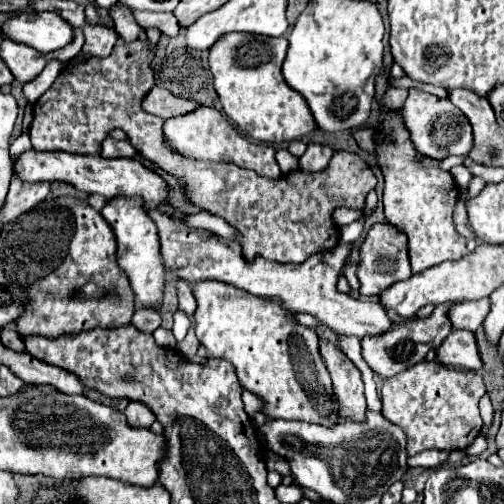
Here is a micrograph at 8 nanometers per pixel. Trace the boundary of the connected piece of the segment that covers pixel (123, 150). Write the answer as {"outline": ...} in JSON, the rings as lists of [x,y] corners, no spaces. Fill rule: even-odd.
{"outline":[[[112,137],[104,139],[104,143],[102,143],[102,157],[106,157],[106,159],[112,159],[112,157],[136,157],[146,167],[148,167],[148,163],[152,163],[152,161],[146,161],[144,157],[140,157],[138,151],[130,145],[128,139],[126,141],[114,141]]]}

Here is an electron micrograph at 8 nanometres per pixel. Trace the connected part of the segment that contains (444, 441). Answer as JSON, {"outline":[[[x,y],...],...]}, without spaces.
{"outline":[[[422,361],[390,379],[384,379],[382,415],[406,433],[408,455],[426,449],[464,451],[480,435],[482,419],[478,413],[478,401],[484,393],[486,387],[478,373],[450,369],[438,361]]]}

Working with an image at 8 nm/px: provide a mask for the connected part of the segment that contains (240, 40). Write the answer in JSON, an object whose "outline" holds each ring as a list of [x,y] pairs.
{"outline":[[[226,33],[214,47],[210,47],[210,71],[214,89],[220,97],[224,113],[248,137],[264,143],[290,143],[300,141],[316,131],[314,115],[306,99],[296,93],[282,77],[282,61],[286,57],[288,41],[284,37],[258,35],[258,45],[252,35]]]}

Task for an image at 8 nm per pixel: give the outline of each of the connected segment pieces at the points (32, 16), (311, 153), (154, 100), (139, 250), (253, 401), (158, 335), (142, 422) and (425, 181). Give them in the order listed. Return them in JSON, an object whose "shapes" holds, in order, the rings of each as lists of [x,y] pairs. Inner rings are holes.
{"shapes":[[[[22,13],[8,19],[2,27],[4,37],[16,43],[30,45],[40,53],[50,53],[66,47],[74,41],[74,27],[64,21],[58,13]]],[[[310,143],[306,153],[300,157],[300,171],[306,171],[306,173],[316,173],[316,171],[322,171],[330,157],[334,155],[332,147],[324,147],[324,145],[318,145],[318,143]]],[[[154,87],[142,99],[142,109],[146,113],[158,115],[162,119],[170,119],[170,117],[184,115],[184,113],[190,113],[190,111],[198,109],[198,103],[188,101],[188,99],[180,99],[180,97],[174,97],[168,89]]],[[[116,197],[114,201],[108,201],[106,207],[102,209],[102,217],[108,221],[116,235],[118,251],[116,259],[122,271],[130,279],[130,287],[136,295],[136,303],[144,309],[158,309],[162,299],[164,299],[164,265],[160,257],[160,245],[158,245],[158,233],[154,227],[154,221],[148,217],[144,211],[142,199],[124,199]]],[[[244,391],[244,393],[242,393],[242,401],[244,401],[244,405],[246,405],[246,413],[248,413],[248,415],[262,413],[262,401],[258,401],[258,397],[254,397],[254,393]]],[[[158,327],[154,333],[154,339],[156,339],[156,343],[160,345],[160,347],[176,347],[176,339],[172,337],[172,333],[168,331],[168,329],[164,329],[164,327]]],[[[130,401],[130,403],[128,403],[124,415],[126,415],[130,427],[150,427],[150,425],[156,421],[154,413],[152,413],[146,405],[136,403],[136,401]]],[[[386,113],[384,117],[380,117],[380,133],[386,137],[386,143],[382,145],[382,149],[378,151],[378,165],[384,173],[384,213],[388,223],[392,221],[394,225],[398,225],[406,235],[408,235],[408,255],[410,255],[410,265],[412,265],[412,273],[420,273],[428,267],[434,267],[442,261],[458,261],[462,257],[468,255],[466,249],[466,239],[456,231],[454,227],[454,207],[458,203],[460,191],[452,179],[452,175],[448,171],[442,169],[428,169],[428,167],[420,167],[416,163],[416,149],[408,139],[408,131],[404,127],[402,115],[400,113]]]]}

